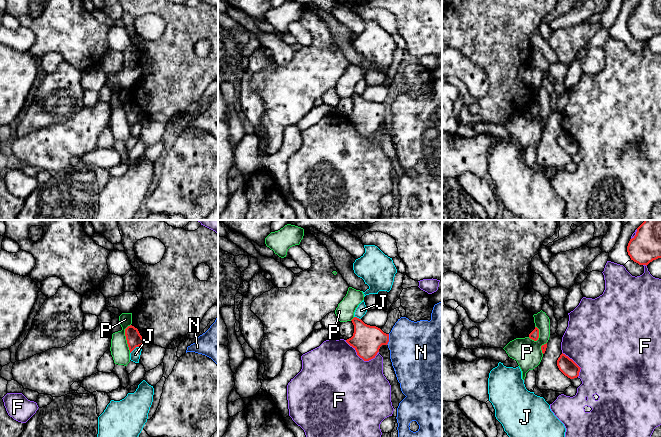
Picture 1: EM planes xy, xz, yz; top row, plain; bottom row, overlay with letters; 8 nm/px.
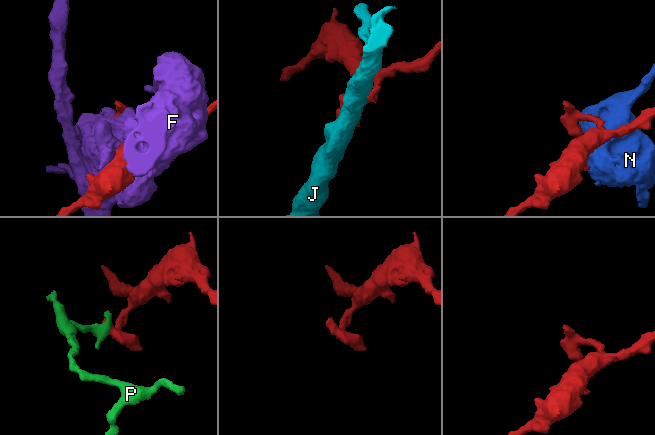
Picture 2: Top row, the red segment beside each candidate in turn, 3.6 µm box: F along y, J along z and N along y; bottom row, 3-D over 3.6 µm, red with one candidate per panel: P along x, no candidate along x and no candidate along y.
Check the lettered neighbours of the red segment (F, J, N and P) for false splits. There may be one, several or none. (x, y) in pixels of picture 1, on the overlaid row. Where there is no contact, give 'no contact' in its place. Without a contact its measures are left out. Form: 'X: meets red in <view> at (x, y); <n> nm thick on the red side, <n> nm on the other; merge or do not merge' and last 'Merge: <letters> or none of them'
F: meets red in xz at (361, 357); 240 nm thick on the red side, 480 nm on the other; do not merge
J: meets red in xy at (135, 347); 120 nm thick on the red side, 80 nm on the other; do not merge
N: meets red in xz at (388, 339); 240 nm thick on the red side, 440 nm on the other; do not merge
P: meets red in xy at (126, 338); 120 nm thick on the red side, 150 nm on the other; do not merge
Merge: none of them

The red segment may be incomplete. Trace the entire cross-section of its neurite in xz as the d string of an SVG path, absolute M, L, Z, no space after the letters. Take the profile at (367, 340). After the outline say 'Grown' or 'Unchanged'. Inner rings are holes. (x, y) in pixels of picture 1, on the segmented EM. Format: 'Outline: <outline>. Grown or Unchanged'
Outline: M357 317L351 321L354 325L354 333L346 342L356 350L357 355L364 361L375 358L380 347L388 344L389 334L384 333L376 326L365 324Z. Unchanged

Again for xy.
Outline: M130 325L125 329L125 336L127 340L127 344L130 350L130 353L136 348L146 343L142 336L140 335L137 328Z. Unchanged

